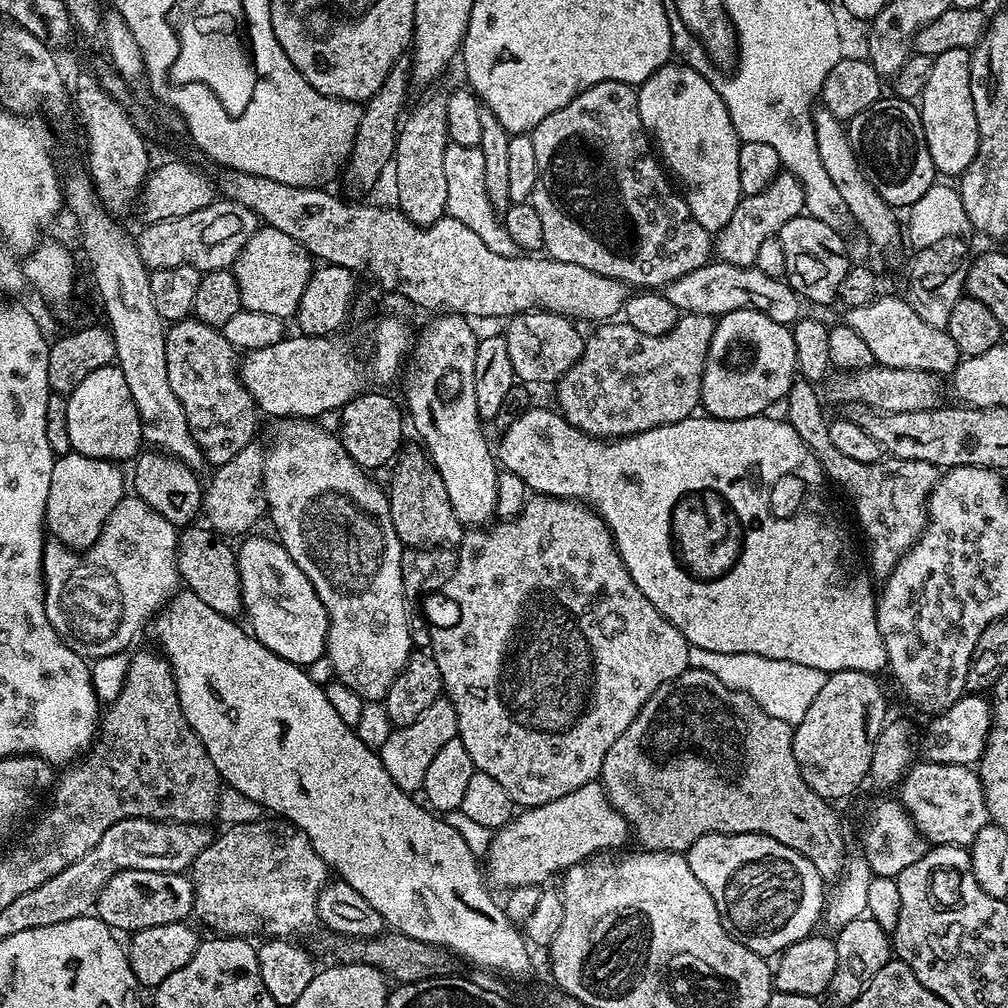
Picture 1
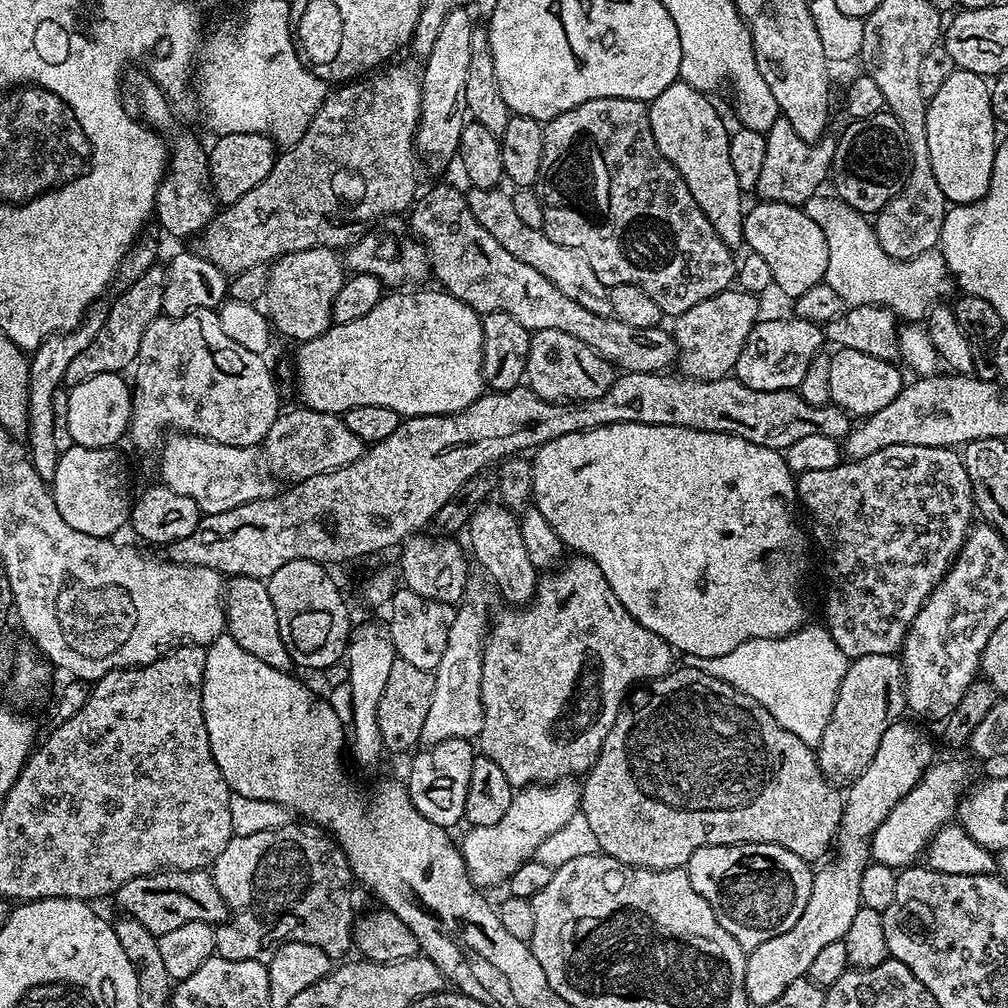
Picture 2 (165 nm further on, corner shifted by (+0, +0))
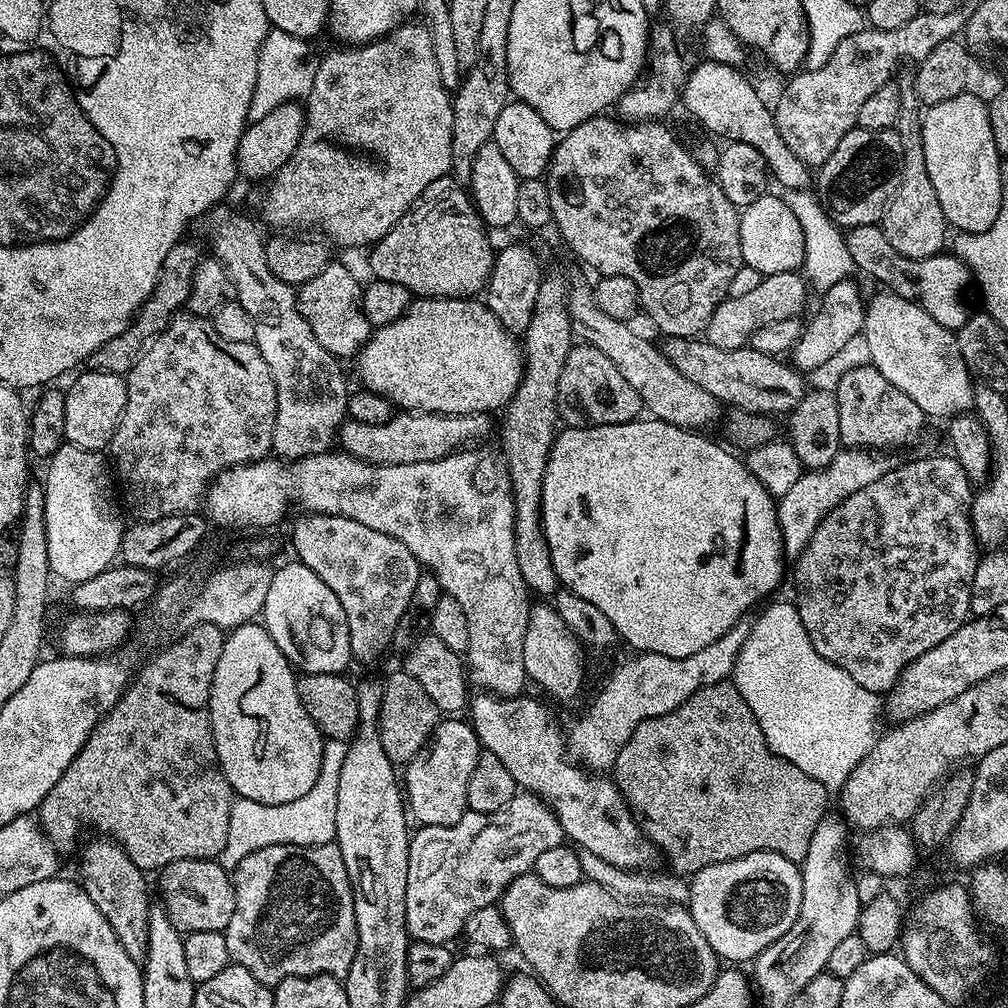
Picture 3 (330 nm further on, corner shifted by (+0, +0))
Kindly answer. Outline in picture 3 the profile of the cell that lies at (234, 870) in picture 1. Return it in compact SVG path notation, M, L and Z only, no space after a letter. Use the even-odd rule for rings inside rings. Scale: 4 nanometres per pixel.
M335 842L330 844L275 844L274 846L262 846L262 850L254 850L254 854L246 854L246 858L242 858L242 862L236 864L232 876L232 885L236 887L234 918L230 918L230 926L223 931L228 954L235 963L241 964L246 970L250 970L250 974L254 974L254 978L258 978L258 982L275 986L291 976L314 976L319 972L337 978L346 976L358 946L358 925L355 921L351 880L348 877L346 865L342 858L342 851L339 850L339 846Z

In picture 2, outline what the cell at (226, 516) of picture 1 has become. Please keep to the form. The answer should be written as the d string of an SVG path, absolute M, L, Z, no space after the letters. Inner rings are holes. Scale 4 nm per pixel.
M296 406L293 412L281 411L274 426L270 426L262 445L262 456L271 475L288 480L284 482L305 480L314 474L333 472L354 462L364 451L366 446L358 438L358 434L353 434L337 413L315 412L313 408L303 406Z

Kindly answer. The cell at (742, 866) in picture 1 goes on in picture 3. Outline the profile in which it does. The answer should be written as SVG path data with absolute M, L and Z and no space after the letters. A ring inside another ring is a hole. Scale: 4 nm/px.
M751 852L737 860L727 860L701 868L691 877L690 887L686 907L691 912L698 930L702 930L706 942L710 942L717 957L724 962L755 961L756 955L763 948L782 938L782 934L786 934L786 930L794 926L794 918L798 918L802 902L802 878L799 867L782 858L782 854L777 852Z

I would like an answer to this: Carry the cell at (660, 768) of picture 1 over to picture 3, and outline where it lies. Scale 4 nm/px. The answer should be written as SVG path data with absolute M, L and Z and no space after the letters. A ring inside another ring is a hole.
M732 682L706 686L690 698L686 698L686 702L682 702L682 706L670 710L670 714L662 714L658 718L650 718L646 722L642 722L636 727L634 734L630 734L626 746L622 746L614 765L615 772L615 786L623 794L629 808L639 817L638 823L645 836L652 841L652 846L657 853L668 859L669 865L667 867L679 874L695 874L701 868L711 864L737 860L751 852L777 852L782 854L782 858L786 858L799 866L803 864L806 858L806 850L810 850L810 838L814 838L814 830L818 826L818 822L829 811L829 789L824 788L822 782L810 778L810 774L802 774L802 770L798 770L798 766L786 762L782 757L771 752L754 714L750 710L750 706L746 706L742 694L736 689L735 683Z

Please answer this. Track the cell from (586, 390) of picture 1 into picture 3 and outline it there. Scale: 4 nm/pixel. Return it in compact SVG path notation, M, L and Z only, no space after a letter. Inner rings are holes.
M799 271L770 274L763 277L751 294L742 294L742 298L728 296L717 304L714 314L710 314L706 329L707 343L722 350L734 350L745 347L759 328L799 317L804 303L808 300L809 285Z

